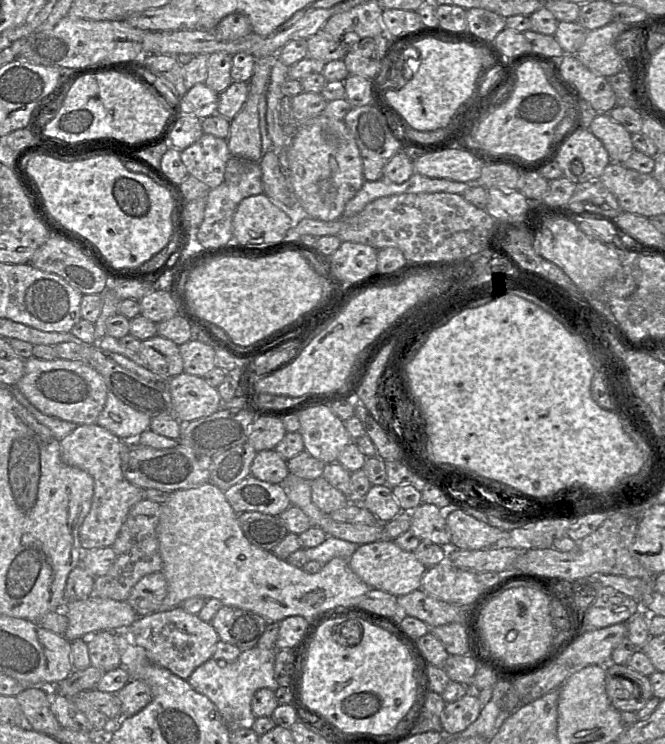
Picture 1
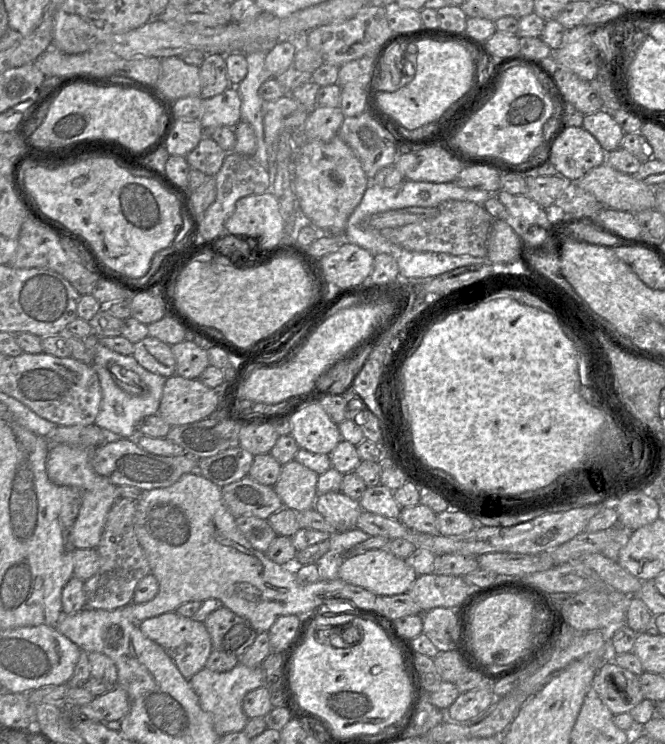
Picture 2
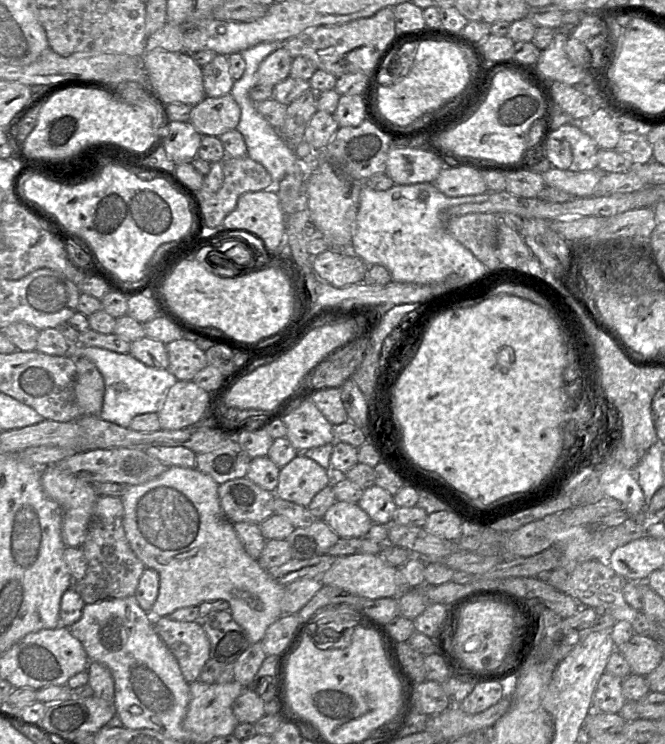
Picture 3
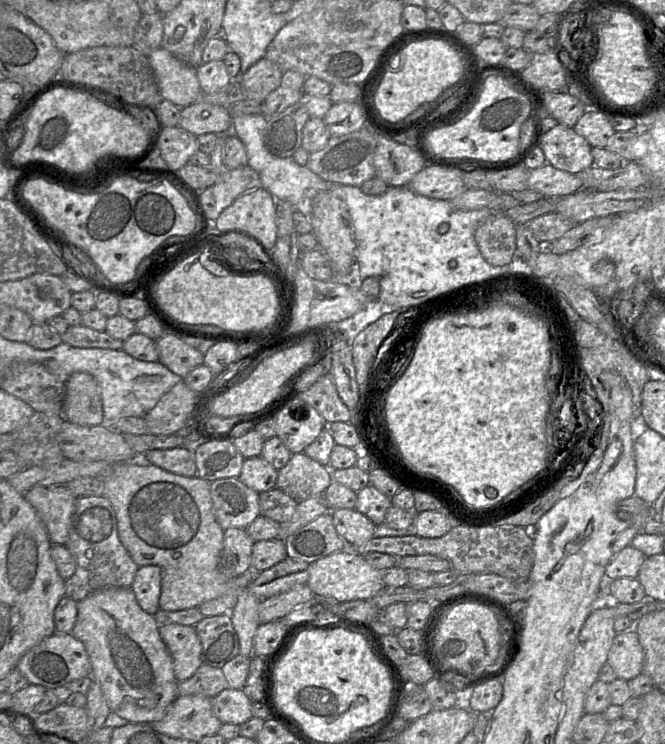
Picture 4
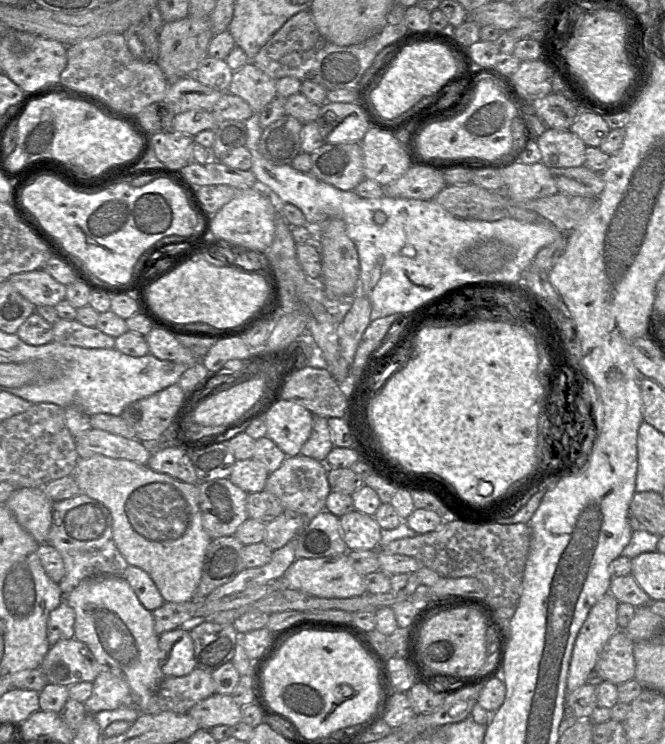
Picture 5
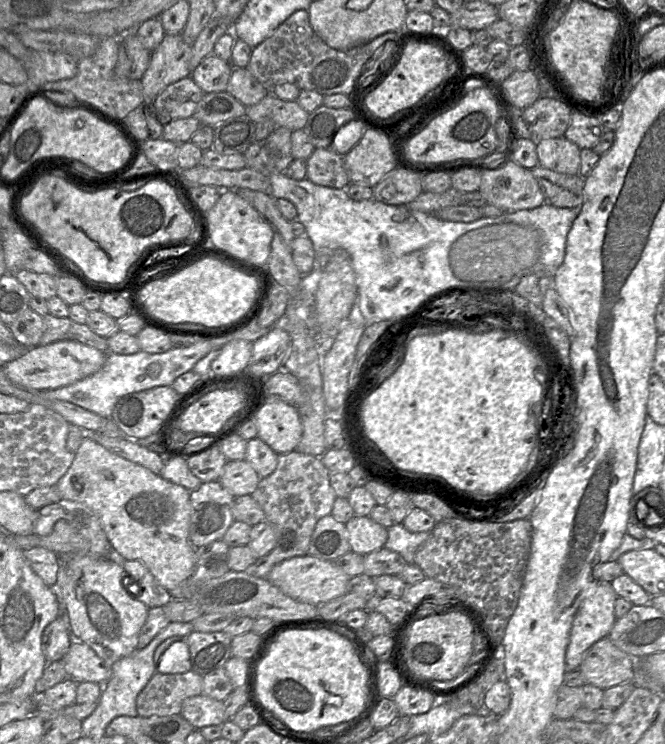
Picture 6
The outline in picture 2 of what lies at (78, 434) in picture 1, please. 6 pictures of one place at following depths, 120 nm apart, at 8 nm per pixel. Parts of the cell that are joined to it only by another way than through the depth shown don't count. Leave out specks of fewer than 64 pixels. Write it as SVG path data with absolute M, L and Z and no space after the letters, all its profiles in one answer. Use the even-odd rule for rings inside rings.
M53 444L50 445L46 459L46 472L53 483L61 486L72 486L81 492L81 505L71 531L72 542L76 549L96 548L98 546L107 514L119 498L117 486L94 471L92 466L94 449L74 447L68 444Z

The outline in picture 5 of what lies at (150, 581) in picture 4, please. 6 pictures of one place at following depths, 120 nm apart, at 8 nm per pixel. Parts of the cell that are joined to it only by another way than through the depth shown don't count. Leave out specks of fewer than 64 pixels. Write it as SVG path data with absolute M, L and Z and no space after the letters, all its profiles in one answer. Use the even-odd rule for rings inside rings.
M128 565L122 577L130 584L138 600L147 610L152 612L165 603L154 581L141 568Z

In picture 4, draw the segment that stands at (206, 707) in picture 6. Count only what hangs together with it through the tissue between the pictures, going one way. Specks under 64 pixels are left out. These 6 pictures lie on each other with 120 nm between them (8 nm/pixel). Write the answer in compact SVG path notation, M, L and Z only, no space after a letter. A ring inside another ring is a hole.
M227 688L211 699L214 715L224 724L241 725L251 719L252 701L242 689Z

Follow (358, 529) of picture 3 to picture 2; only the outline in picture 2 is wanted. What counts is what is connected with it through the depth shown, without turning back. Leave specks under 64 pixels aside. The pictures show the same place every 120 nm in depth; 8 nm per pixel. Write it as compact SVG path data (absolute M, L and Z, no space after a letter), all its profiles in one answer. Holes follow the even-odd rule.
M341 491L318 495L314 509L325 517L335 531L354 528L363 511L359 501L353 500Z

